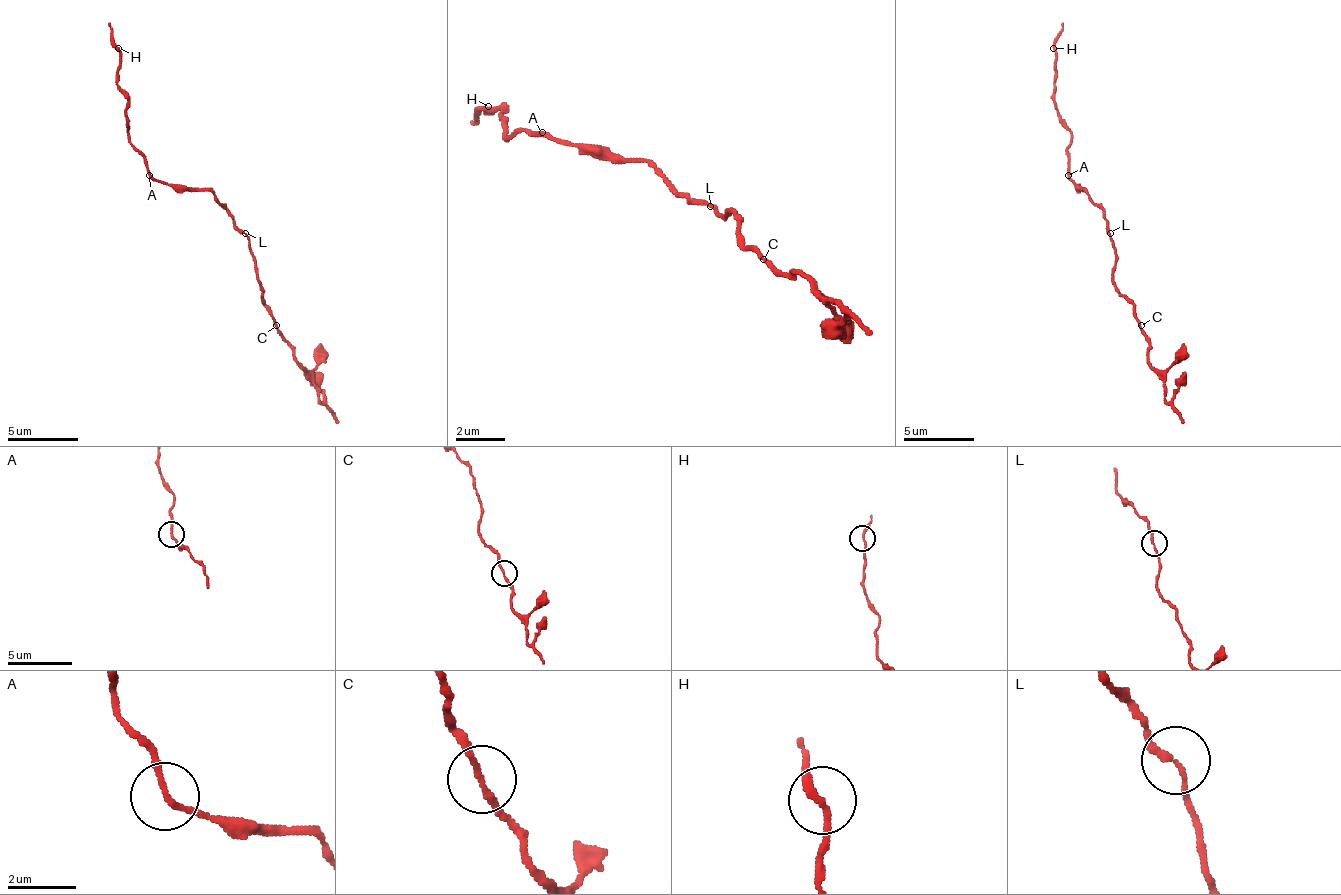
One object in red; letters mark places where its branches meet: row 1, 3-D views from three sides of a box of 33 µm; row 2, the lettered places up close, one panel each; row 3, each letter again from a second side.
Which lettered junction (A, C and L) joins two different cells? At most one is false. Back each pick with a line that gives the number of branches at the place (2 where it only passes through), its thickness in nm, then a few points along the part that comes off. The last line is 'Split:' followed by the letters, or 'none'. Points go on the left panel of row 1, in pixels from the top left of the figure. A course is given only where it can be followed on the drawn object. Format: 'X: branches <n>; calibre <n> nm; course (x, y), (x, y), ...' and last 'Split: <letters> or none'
A: branches 2; calibre 170 nm; course (150, 174), (146, 157), (129, 139), (125, 97), (115, 41), (108, 23)
Split: A

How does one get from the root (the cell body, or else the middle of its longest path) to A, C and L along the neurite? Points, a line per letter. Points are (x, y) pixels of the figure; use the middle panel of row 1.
A: (678, 192), (647, 161), (610, 161), (604, 155), (586, 155), (574, 143), (555, 143), (543, 131)
C: (678, 192), (684, 198), (702, 198), (720, 216), (733, 210), (739, 235), (763, 259)
L: (678, 192), (684, 198), (702, 198), (708, 204)

